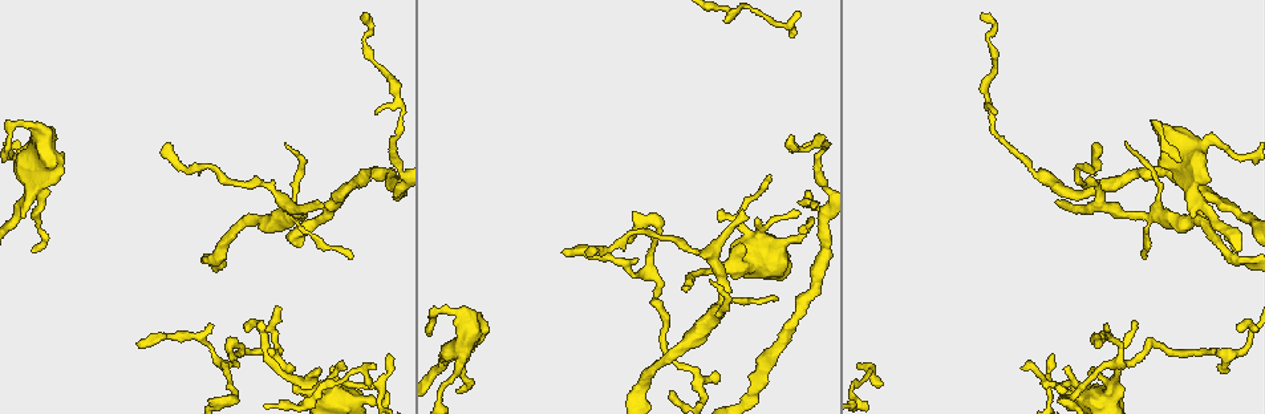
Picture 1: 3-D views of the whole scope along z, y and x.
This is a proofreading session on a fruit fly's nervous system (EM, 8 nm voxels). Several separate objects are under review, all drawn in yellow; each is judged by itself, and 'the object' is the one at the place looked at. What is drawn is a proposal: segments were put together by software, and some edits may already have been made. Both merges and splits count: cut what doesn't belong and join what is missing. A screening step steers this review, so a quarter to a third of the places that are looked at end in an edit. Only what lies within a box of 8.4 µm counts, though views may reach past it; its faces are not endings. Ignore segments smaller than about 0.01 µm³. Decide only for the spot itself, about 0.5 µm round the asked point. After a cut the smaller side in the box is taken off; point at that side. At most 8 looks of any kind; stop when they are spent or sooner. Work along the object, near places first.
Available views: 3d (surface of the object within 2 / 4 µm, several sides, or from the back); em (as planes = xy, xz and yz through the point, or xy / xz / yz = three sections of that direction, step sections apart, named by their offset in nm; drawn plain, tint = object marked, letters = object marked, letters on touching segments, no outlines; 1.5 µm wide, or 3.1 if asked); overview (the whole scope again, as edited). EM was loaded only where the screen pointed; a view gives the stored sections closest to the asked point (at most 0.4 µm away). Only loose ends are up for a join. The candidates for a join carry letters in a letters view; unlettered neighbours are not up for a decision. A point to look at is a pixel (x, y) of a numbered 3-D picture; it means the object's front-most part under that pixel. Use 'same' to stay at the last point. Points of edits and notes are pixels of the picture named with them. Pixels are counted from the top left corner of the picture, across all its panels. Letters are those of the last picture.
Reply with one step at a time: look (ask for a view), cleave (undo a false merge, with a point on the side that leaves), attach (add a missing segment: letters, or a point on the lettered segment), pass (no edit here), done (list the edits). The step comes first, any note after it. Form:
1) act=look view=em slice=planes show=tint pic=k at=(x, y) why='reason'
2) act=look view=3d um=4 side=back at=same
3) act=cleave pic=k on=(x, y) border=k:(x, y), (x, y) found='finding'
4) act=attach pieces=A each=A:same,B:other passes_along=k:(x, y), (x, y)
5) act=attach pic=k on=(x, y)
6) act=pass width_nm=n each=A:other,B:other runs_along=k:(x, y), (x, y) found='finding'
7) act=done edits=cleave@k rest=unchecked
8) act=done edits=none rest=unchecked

act=look view=3d um=2 pic=1 at=(590, 251) why='thin end'

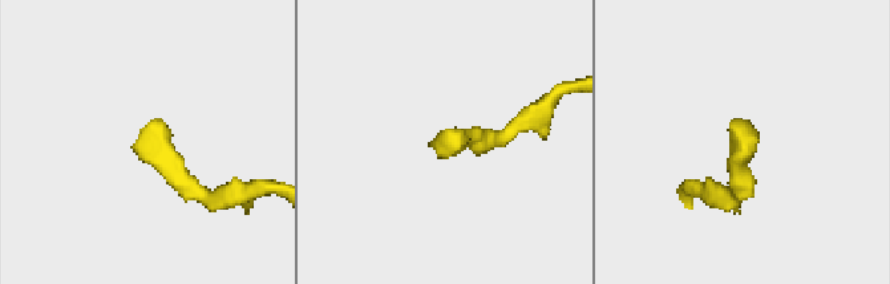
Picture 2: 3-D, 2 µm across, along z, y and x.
act=look view=em slice=planes show=tint pic=2 at=(737, 118) why='now the EM'

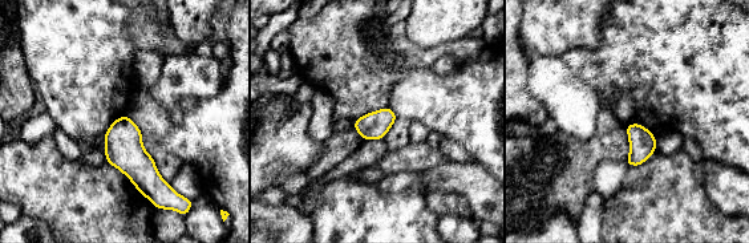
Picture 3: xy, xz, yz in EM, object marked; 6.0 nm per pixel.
act=look view=em slice=planes show=letters at=same

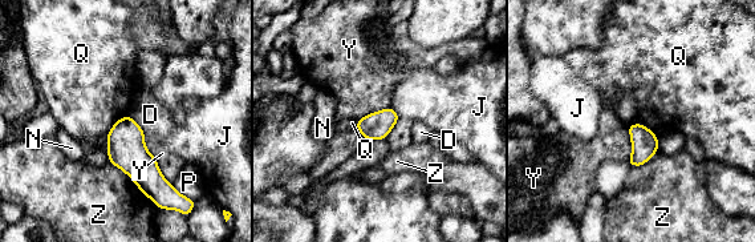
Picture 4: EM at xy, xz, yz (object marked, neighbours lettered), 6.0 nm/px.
act=pass each=D:other,J:other,N:other,P:other,Q:other,Y:other,Z:other border=4:(628, 125), (644, 124), (658, 136) found='no lettered segment goes on from it'

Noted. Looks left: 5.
act=look view=3d um=4 pic=1 at=(804, 231) why='thin end'

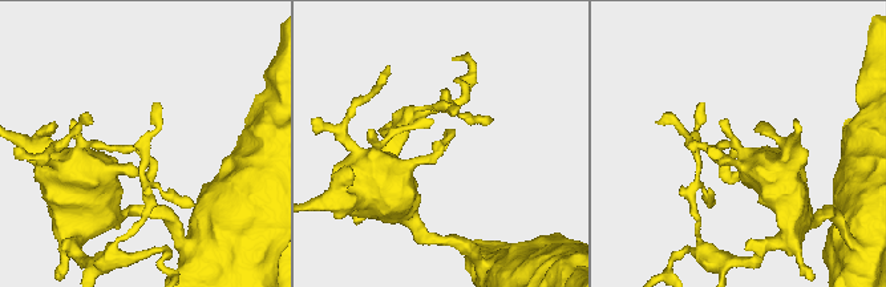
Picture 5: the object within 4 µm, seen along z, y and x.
act=look view=em slice=xz step=8 show=letters pic=5 at=(440, 150)

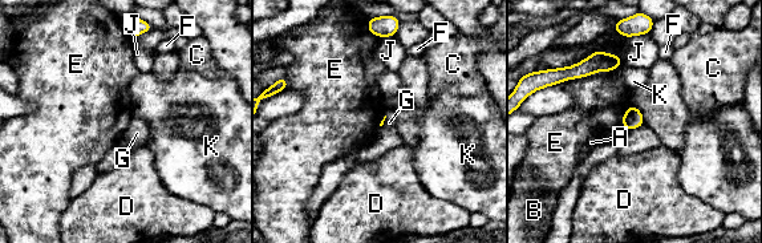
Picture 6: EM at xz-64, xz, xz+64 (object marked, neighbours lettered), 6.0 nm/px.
act=pass each=A:other,B:other,C:other,D:other,E:other,F:other,G:other,J:other,K:other border=6:(616, 68), (567, 79), (560, 84) found='no lettered segment goes on from it'

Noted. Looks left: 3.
act=look view=3d um=4 pic=1 at=(1221, 367) why='branch stops here'

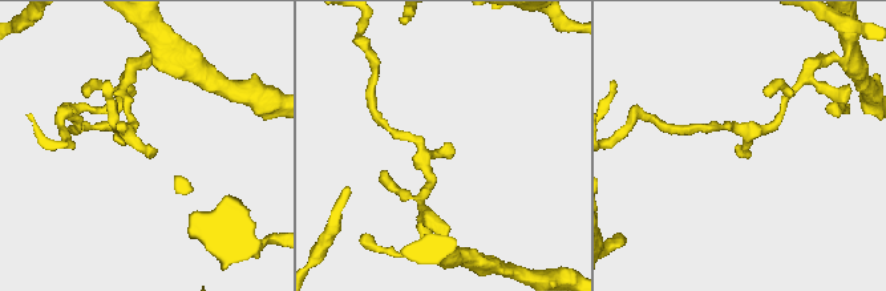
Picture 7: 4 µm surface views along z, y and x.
act=look view=em slice=yz step=4 show=letters pic=7 at=(737, 149) why='now the EM'

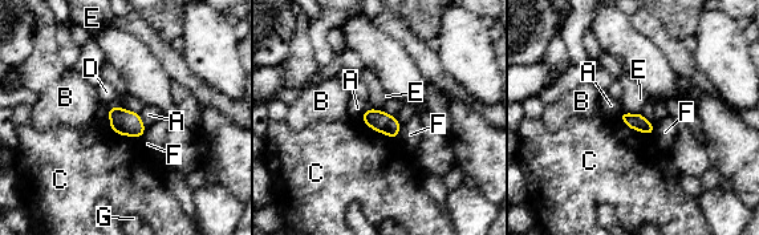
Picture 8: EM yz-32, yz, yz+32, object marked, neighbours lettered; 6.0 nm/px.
act=look view=em slice=planes show=letters at=same

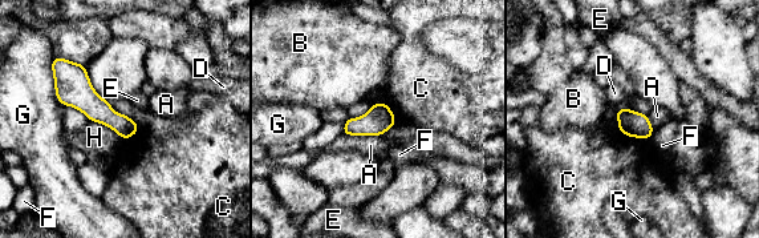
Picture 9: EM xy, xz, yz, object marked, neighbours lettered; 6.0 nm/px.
act=pass longest_contact=A:240nm each=A:other,B:other,C:other,D:other,E:other,F:other,G:other,H:other border=9:(619, 130), (626, 136), (641, 138) found='no lettered segment goes on from it'

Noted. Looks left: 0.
act=done edits=none rest=unchecked

